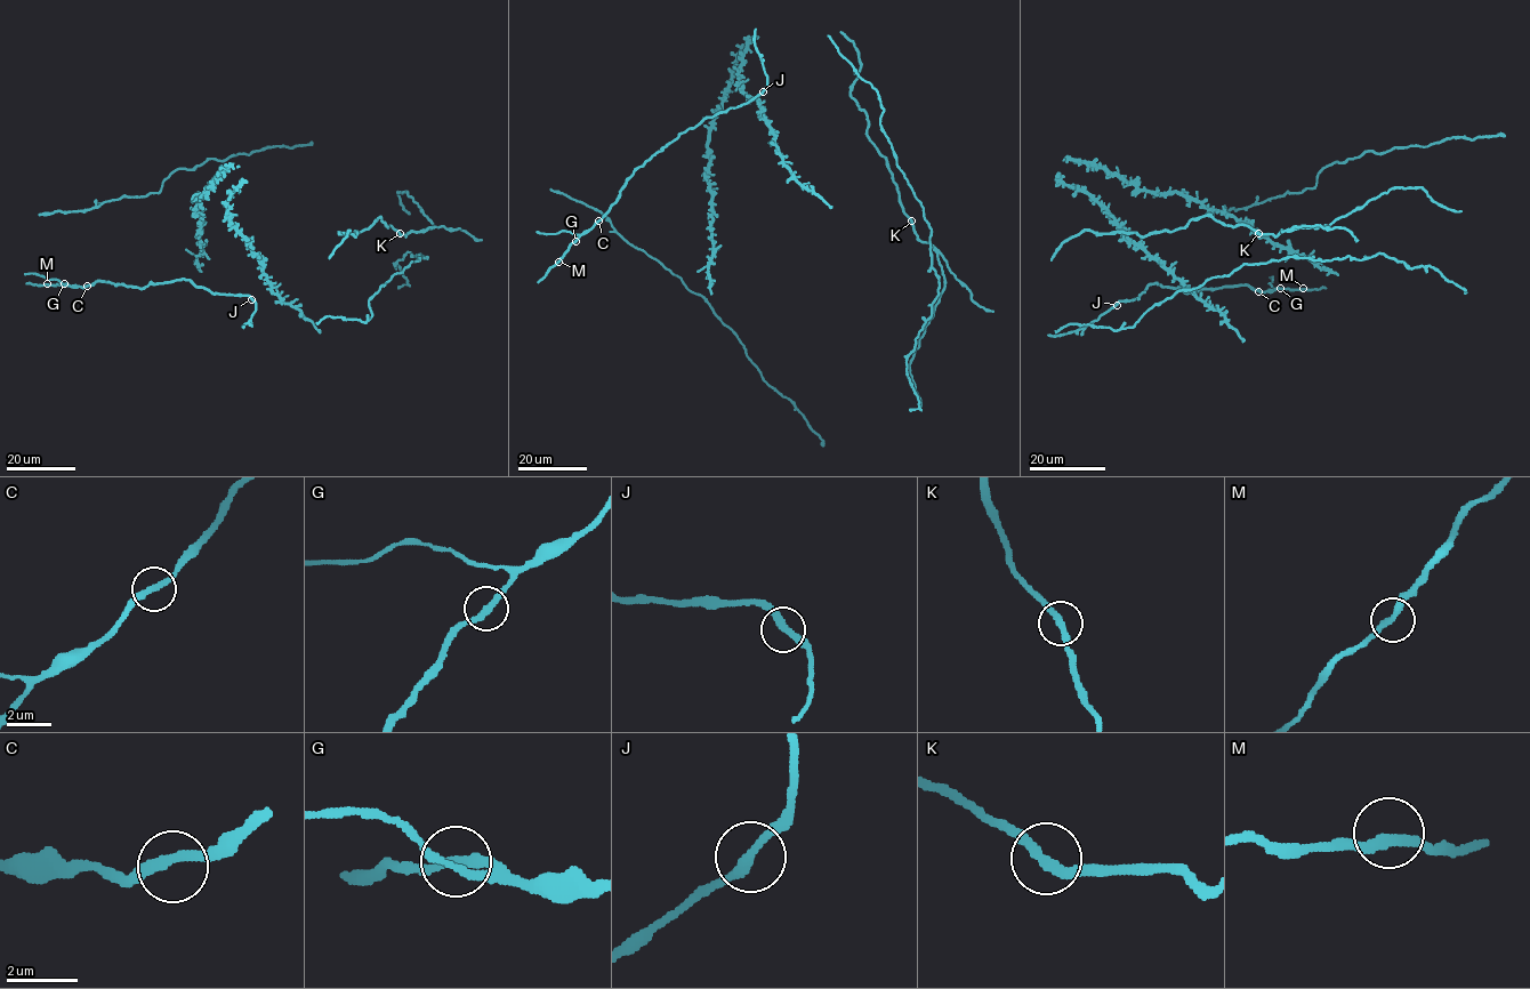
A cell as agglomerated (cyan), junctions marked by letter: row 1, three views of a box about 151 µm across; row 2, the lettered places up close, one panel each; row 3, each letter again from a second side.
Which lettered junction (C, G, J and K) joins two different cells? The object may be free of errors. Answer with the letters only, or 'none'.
none

